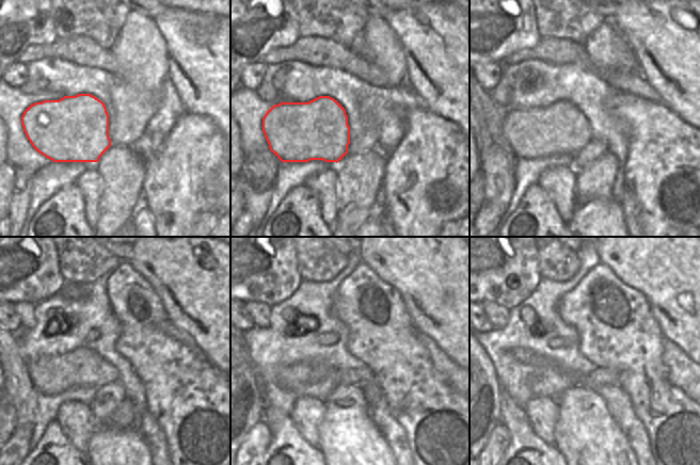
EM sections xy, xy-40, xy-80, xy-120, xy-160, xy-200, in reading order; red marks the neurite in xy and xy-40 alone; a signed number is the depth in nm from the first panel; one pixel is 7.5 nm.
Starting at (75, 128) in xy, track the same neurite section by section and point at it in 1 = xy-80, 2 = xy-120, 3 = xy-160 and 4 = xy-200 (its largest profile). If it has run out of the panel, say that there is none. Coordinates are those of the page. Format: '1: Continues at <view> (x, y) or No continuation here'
1: Continues at xy-80 (561, 127)
2: Continues at xy-120 (82, 367)
3: Continues at xy-160 (295, 375)
4: Continues at xy-200 (602, 375).

